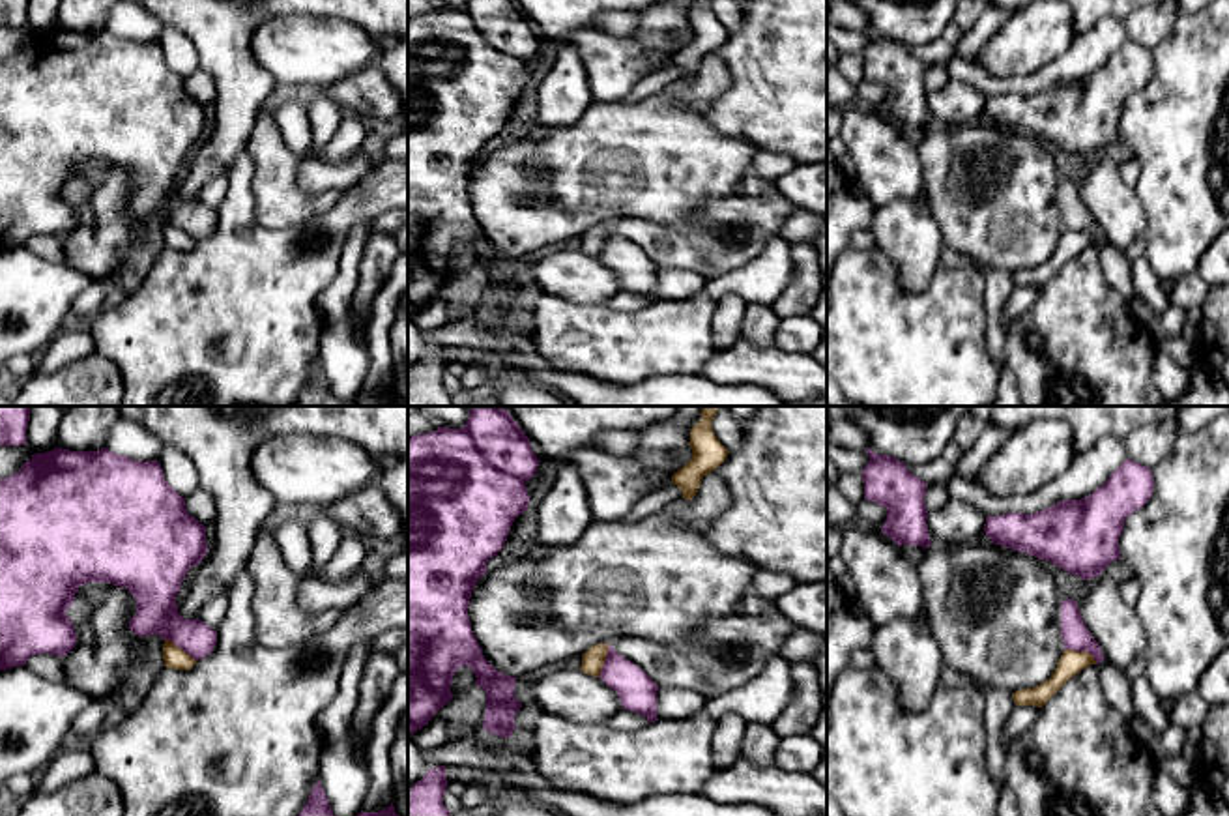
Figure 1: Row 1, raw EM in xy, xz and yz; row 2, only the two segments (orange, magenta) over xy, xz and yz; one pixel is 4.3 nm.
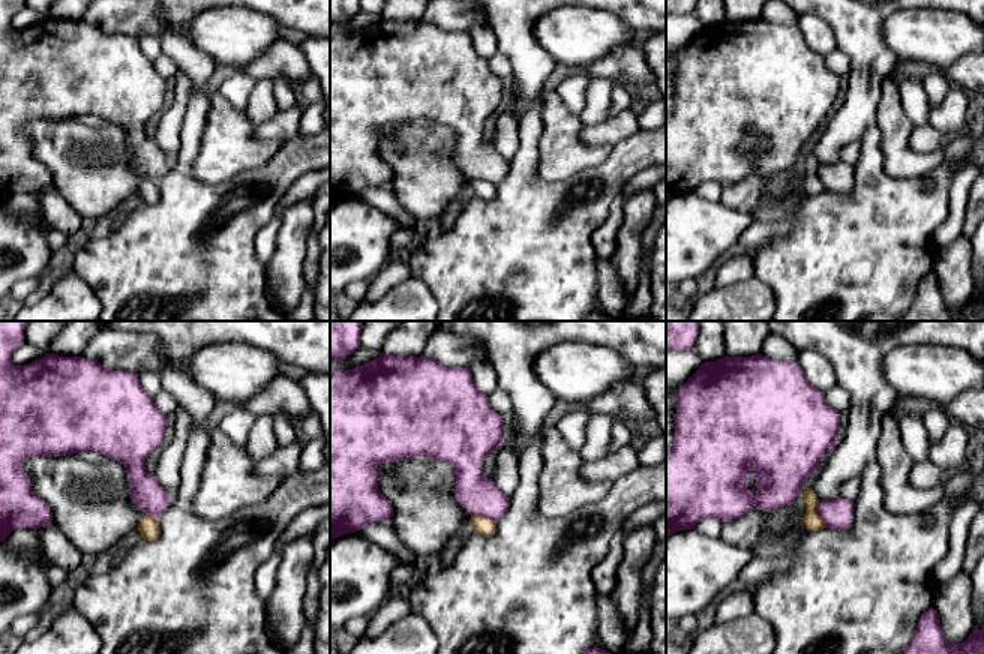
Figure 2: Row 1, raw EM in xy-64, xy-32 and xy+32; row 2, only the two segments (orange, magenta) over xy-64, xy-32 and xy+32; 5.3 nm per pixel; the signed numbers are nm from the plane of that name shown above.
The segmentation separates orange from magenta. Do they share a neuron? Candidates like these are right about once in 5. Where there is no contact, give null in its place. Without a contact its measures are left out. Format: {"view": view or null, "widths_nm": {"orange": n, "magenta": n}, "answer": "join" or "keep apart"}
{"view": "yz", "widths_nm": {"orange": 110, "magenta": 120}, "answer": "keep apart"}

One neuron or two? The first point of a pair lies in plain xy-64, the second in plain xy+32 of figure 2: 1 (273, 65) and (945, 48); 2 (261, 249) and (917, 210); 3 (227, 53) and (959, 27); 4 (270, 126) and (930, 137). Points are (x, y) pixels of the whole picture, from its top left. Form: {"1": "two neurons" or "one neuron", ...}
{"1": "two neurons", "2": "two neurons", "3": "one neuron", "4": "one neuron"}

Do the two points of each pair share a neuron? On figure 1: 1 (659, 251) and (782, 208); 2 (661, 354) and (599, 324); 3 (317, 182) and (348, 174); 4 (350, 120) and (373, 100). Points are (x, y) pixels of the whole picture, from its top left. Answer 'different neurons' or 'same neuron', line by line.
1: same neuron
2: same neuron
3: same neuron
4: different neurons

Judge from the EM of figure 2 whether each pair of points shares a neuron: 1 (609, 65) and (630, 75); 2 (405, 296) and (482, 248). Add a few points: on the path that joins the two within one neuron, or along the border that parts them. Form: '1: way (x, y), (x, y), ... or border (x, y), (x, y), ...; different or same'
1: way (614, 66), (621, 66), (626, 71); same
2: border (413, 275), (429, 290), (437, 305); different

